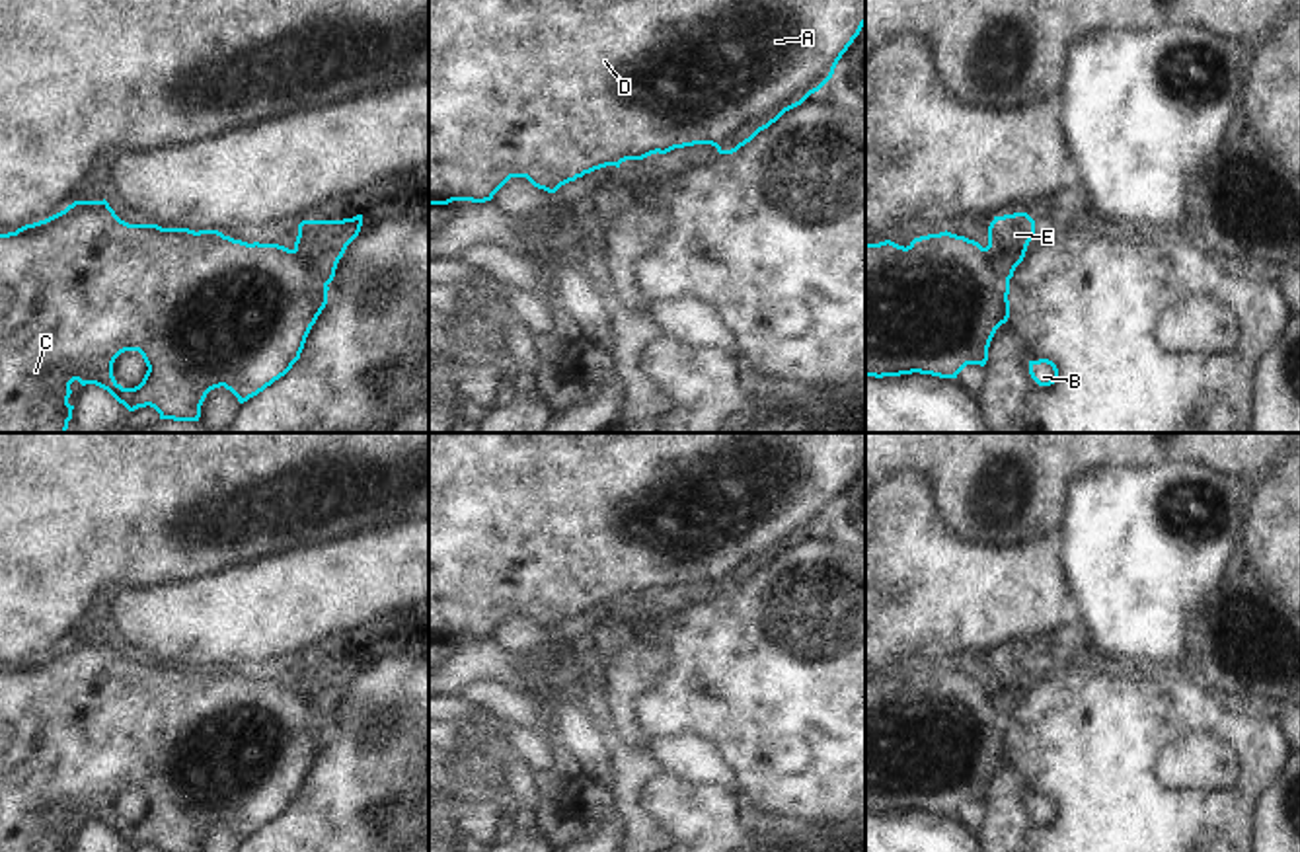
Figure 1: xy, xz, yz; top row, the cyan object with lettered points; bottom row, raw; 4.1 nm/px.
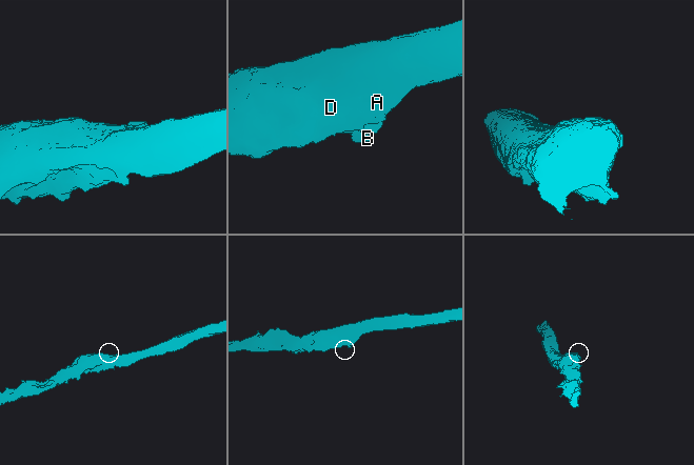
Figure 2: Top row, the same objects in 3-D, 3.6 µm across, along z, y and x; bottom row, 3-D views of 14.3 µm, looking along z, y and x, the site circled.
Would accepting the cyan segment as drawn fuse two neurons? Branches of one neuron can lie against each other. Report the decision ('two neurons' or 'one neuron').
one neuron

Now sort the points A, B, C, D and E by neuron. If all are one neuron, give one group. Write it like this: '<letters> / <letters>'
A B C D E

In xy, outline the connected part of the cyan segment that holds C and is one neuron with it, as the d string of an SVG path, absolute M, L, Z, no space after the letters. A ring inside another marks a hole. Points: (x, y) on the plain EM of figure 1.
M103 636L74 638L45 657L0 671L0 852L72 852L74 842L68 840L68 834L74 817L82 823L96 821L107 827L129 848L150 842L160 852L201 852L207 831L220 823L230 827L240 840L248 838L285 813L300 795L306 774L327 741L327 721L335 714L337 700L347 682L359 673L361 663L363 651L343 657L302 657L294 684L288 686L279 680L248 680L218 667L195 669L189 665L162 665L158 661L129 661ZM125 788L138 788L148 803L142 819L134 825L123 825L113 813L113 799Z

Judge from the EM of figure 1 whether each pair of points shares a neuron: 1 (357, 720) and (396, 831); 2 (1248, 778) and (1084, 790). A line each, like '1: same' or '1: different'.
1: different
2: same

